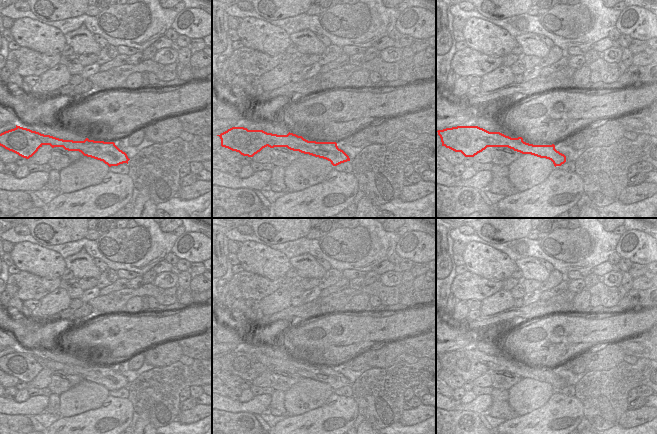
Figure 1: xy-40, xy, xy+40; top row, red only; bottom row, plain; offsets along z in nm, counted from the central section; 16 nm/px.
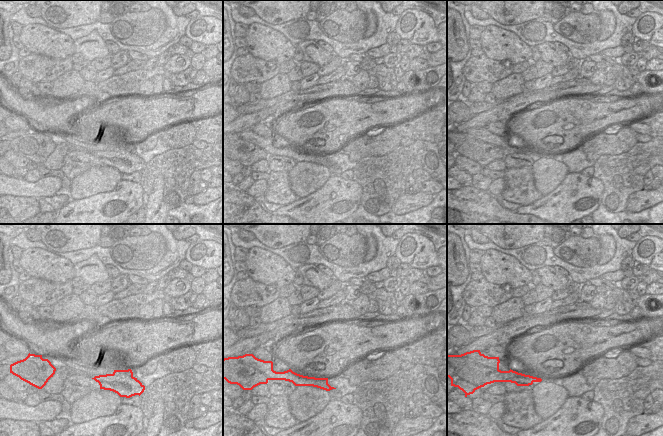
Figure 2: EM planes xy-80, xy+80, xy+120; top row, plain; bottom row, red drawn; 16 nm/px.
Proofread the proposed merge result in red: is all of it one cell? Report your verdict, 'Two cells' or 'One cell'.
Two cells.

